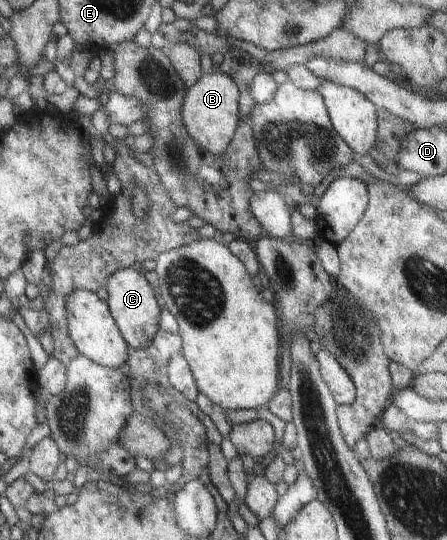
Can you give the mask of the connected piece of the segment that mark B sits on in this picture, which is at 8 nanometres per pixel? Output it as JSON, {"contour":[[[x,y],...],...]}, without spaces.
{"contour":[[[216,69],[210,74],[202,73],[202,76],[196,80],[196,84],[189,87],[183,108],[184,124],[188,127],[192,138],[196,139],[198,146],[204,147],[204,150],[216,156],[228,152],[236,129],[239,128],[239,121],[242,120],[239,94],[239,85],[235,79]]]}

